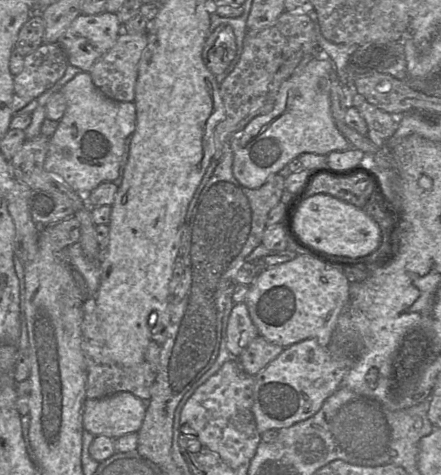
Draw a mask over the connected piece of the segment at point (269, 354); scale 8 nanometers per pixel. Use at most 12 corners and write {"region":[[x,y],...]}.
{"region":[[259,335],[239,358],[240,366],[255,376],[284,347]]}

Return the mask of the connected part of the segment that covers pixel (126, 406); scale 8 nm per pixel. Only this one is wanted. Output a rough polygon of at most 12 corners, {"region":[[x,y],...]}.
{"region":[[129,392],[87,399],[95,437],[138,433],[144,401]]}

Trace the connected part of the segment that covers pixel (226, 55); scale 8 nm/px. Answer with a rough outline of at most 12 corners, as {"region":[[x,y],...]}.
{"region":[[219,25],[206,39],[202,58],[213,75],[236,55],[234,32]]}

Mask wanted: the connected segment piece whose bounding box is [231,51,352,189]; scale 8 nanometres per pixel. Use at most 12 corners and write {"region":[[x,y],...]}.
{"region":[[328,55],[280,86],[231,141],[233,175],[260,188],[304,153],[352,146],[331,112]]}

